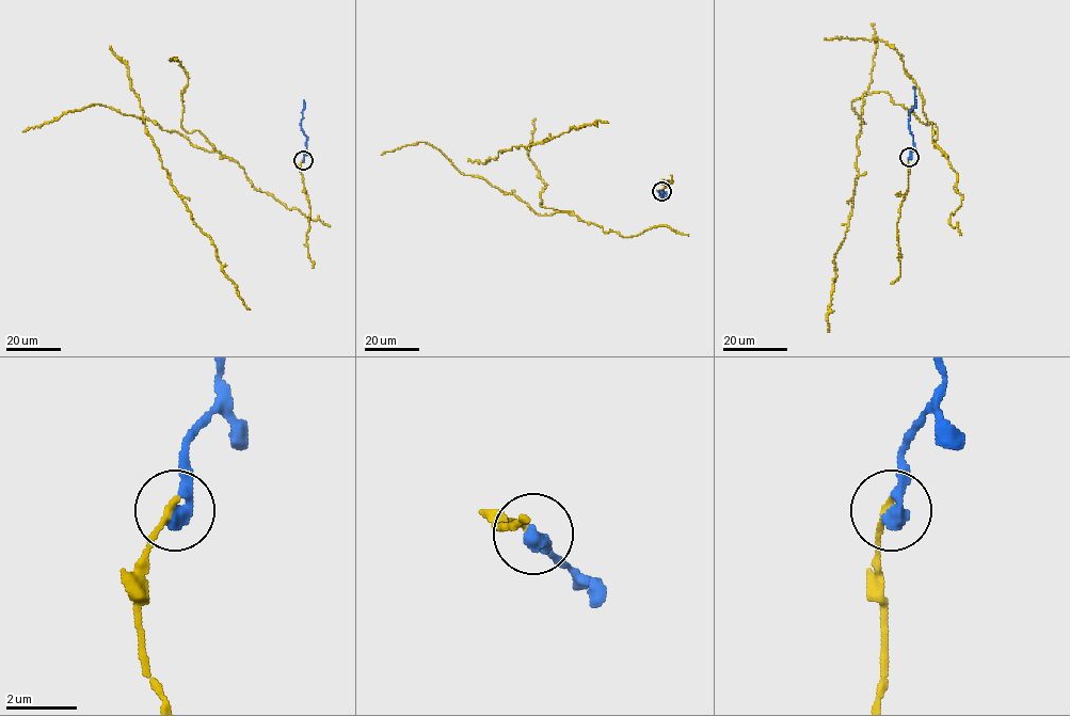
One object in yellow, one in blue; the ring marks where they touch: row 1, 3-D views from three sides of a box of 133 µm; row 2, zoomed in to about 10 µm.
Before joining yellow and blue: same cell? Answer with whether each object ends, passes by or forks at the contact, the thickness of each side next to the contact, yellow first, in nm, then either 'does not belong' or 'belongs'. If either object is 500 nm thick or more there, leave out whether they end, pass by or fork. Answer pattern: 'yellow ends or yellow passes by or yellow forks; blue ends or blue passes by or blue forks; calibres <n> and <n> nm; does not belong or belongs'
yellow ends; blue ends; calibres 170 and 460 nm; belongs

